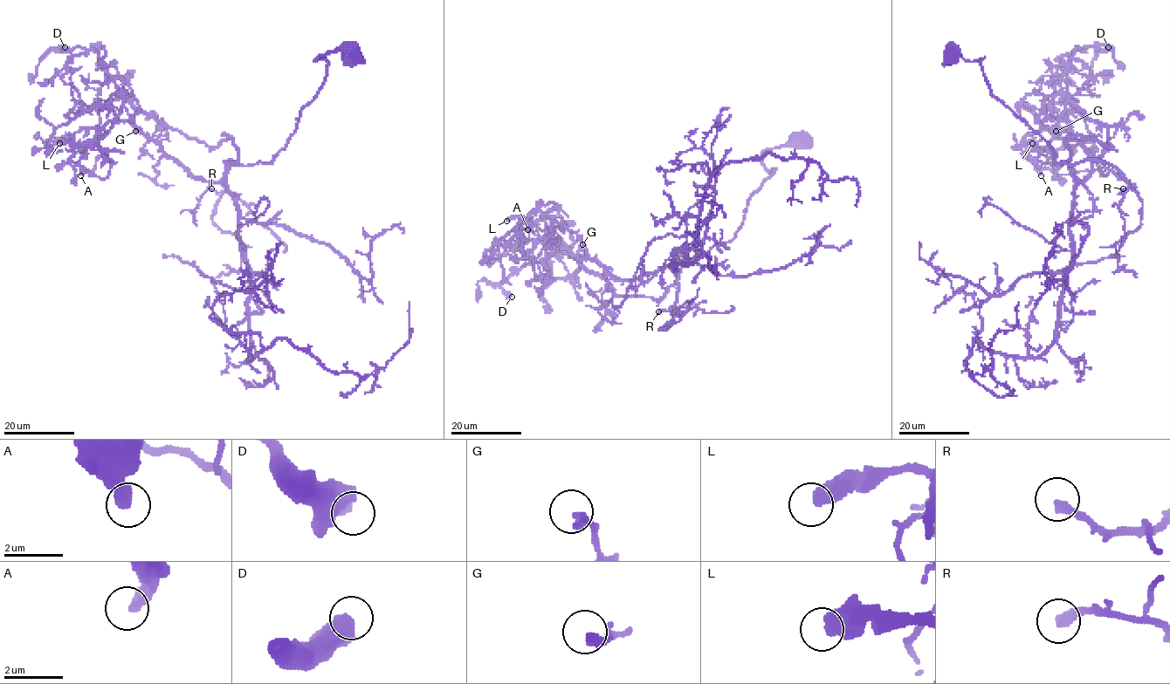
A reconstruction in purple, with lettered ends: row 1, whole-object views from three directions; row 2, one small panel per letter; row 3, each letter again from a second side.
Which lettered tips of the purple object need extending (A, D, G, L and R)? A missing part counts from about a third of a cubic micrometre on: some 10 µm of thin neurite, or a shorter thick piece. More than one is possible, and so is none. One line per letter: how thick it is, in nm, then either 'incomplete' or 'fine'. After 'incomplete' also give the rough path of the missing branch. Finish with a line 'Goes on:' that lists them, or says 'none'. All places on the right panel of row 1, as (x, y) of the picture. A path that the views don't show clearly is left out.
A: 440 nm thick; fine
D: 650 nm thick; fine
G: 320 nm thick; fine
L: 600 nm thick; fine
R: 320 nm thick; incomplete
Goes on: R

